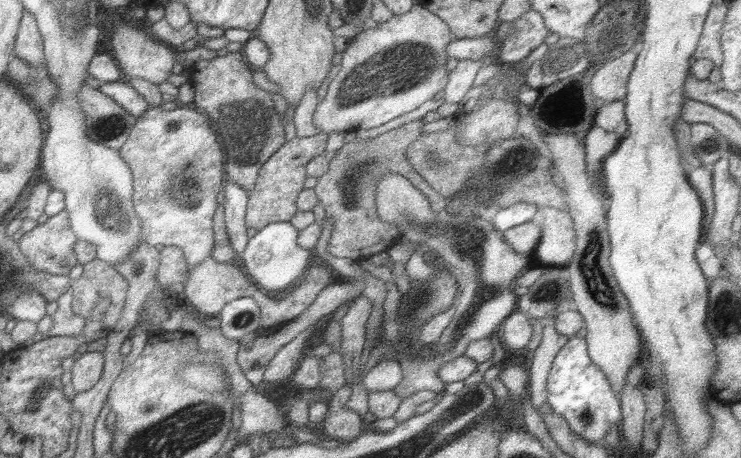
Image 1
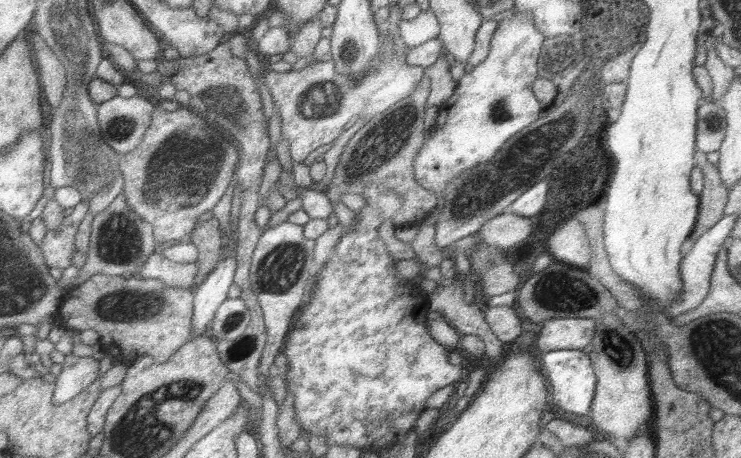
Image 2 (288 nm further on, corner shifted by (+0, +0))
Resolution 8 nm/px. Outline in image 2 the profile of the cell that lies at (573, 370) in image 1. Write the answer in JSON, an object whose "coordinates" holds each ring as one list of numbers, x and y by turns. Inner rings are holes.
{"coordinates":[[551,350,551,352,541,352,539,358,539,368,541,376,545,378,547,384,551,384,551,394,553,394,553,404,555,412,571,412,577,416,589,414,593,396,595,396,595,386,597,378,593,374,589,356,581,350]]}

